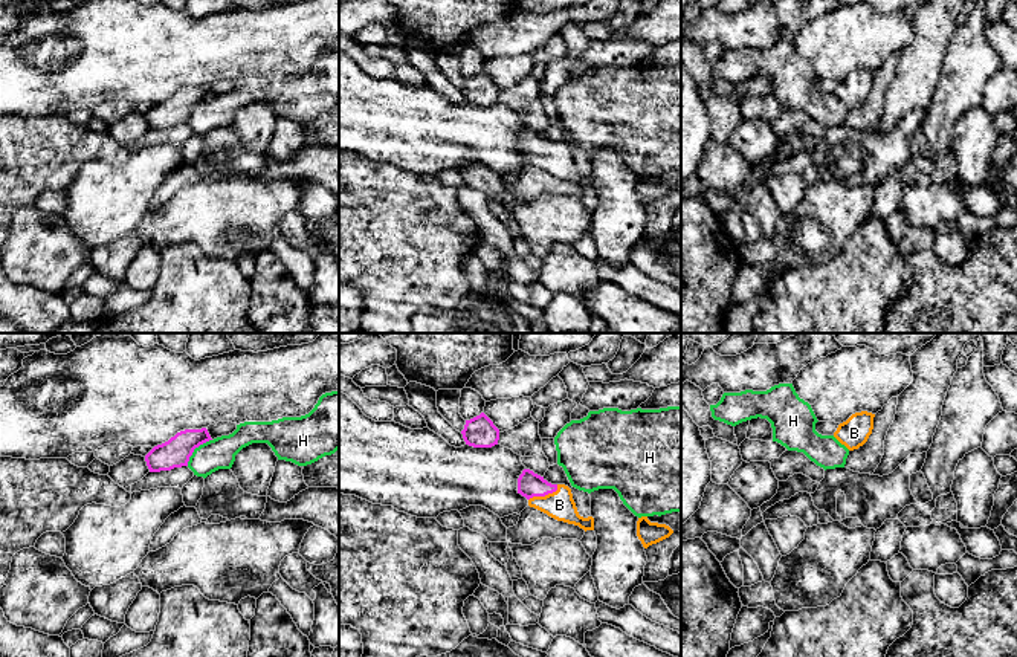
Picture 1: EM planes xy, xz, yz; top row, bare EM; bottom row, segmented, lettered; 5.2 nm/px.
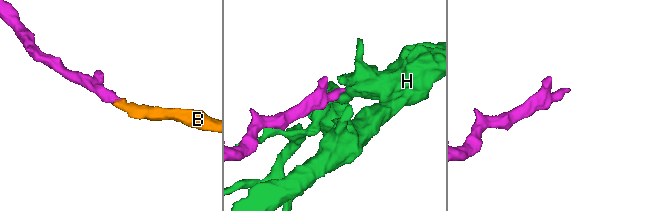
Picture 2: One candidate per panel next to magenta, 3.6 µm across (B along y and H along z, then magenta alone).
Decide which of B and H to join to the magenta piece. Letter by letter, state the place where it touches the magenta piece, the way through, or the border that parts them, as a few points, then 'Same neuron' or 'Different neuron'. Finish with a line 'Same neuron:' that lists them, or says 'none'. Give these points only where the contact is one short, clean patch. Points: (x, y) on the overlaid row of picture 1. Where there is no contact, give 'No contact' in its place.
B: Touches magenta at xz (544, 495). Path across: xz (530, 485), (544, 495), (559, 504). Same neuron
H: Touches magenta at xy (194, 448). Different neuron
Same neuron: B

